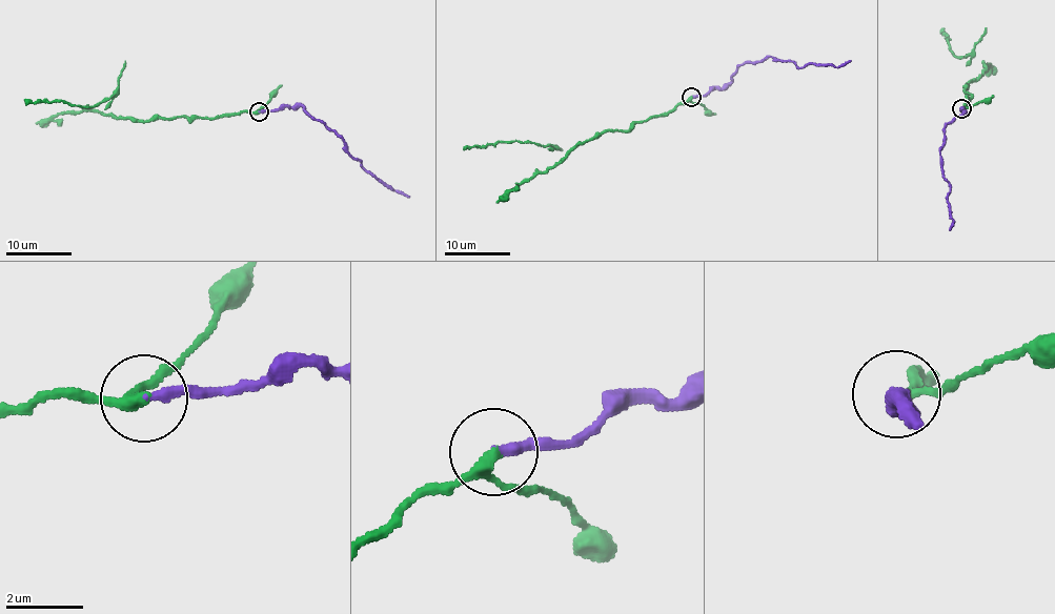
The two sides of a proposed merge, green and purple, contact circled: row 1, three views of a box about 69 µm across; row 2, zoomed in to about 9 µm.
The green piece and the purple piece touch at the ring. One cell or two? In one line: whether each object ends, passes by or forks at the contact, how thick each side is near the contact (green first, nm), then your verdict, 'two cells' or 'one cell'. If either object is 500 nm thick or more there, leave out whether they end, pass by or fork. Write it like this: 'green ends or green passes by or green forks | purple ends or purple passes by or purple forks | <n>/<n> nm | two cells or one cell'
green passes by | purple ends | 240/260 nm | two cells

